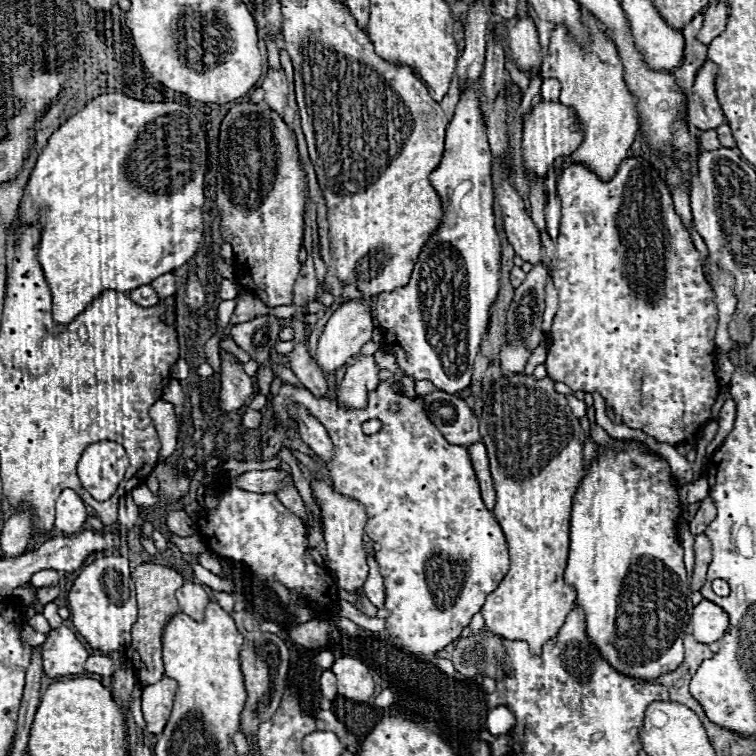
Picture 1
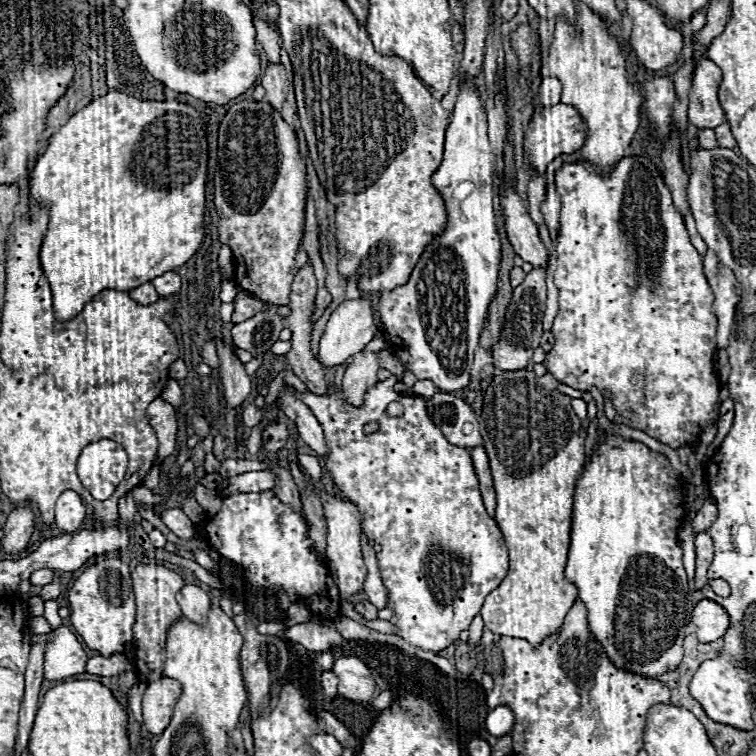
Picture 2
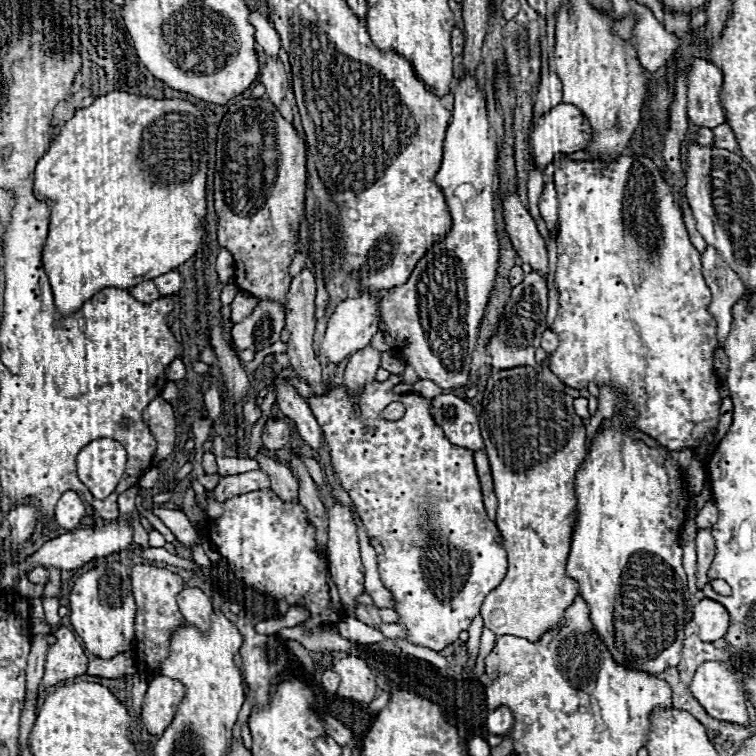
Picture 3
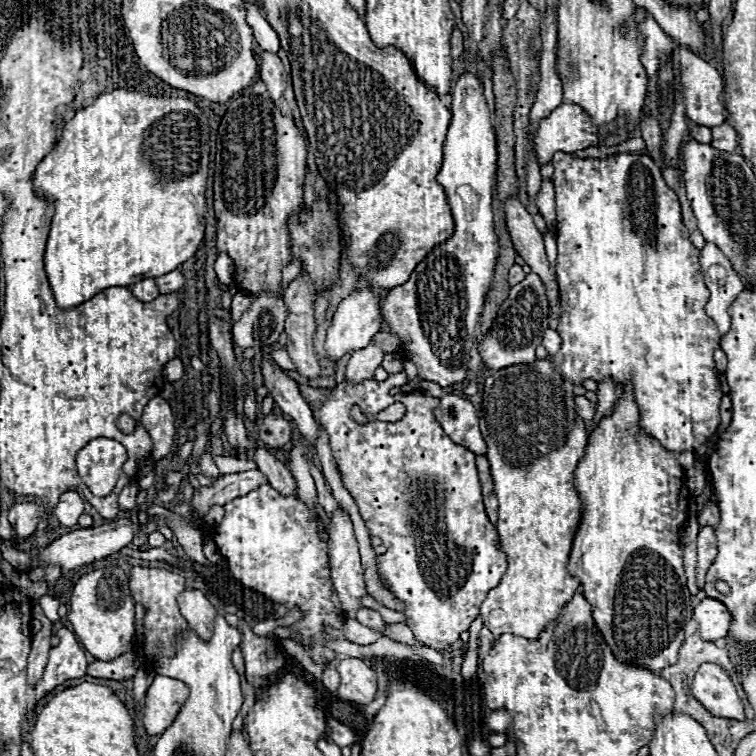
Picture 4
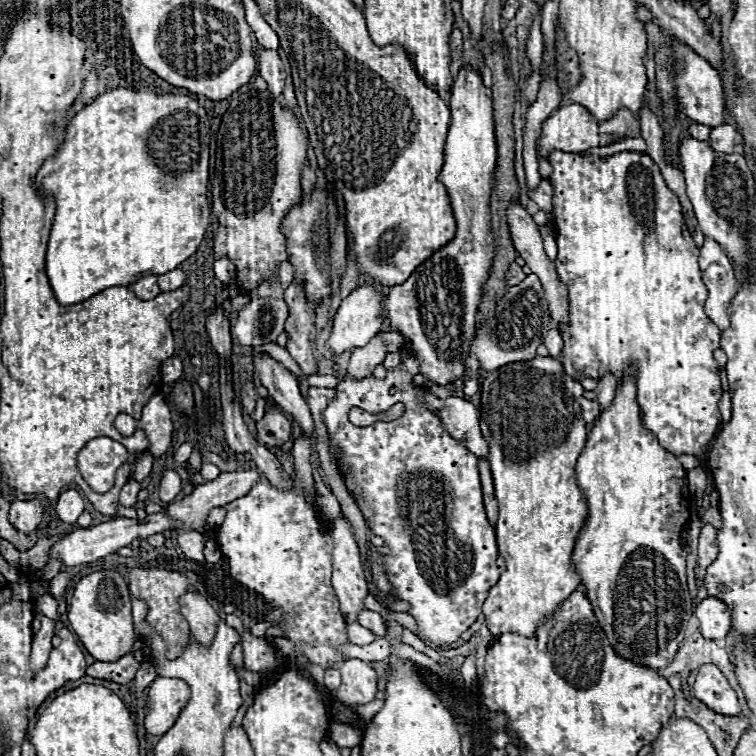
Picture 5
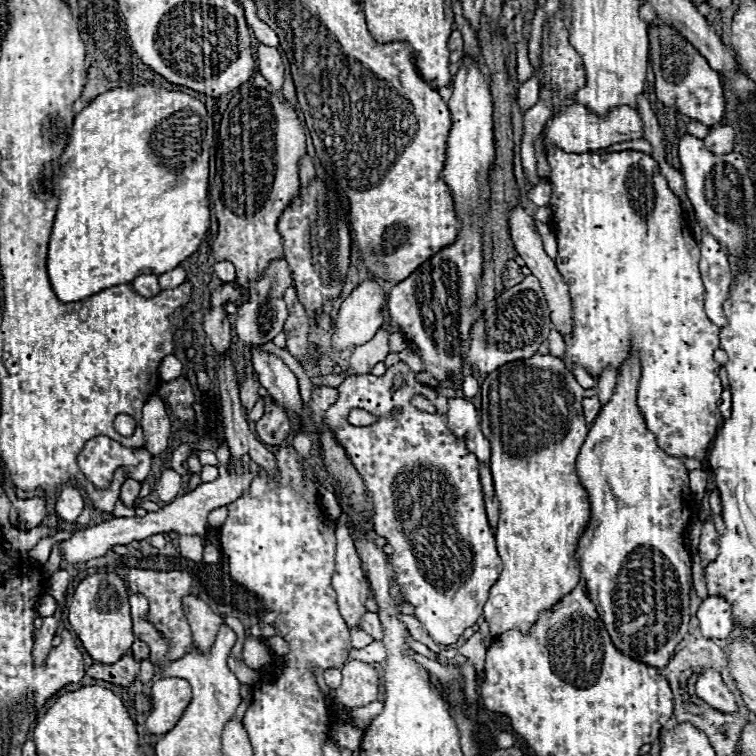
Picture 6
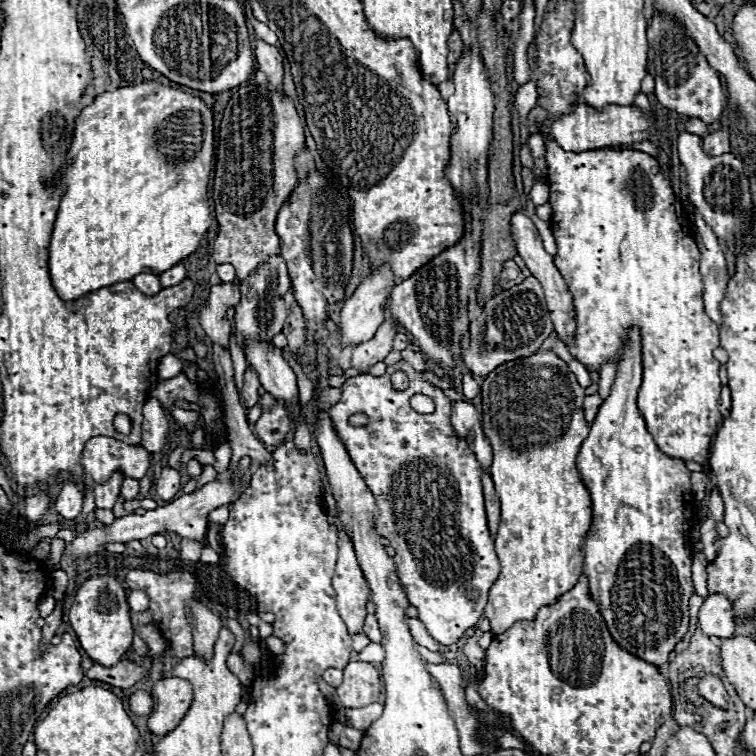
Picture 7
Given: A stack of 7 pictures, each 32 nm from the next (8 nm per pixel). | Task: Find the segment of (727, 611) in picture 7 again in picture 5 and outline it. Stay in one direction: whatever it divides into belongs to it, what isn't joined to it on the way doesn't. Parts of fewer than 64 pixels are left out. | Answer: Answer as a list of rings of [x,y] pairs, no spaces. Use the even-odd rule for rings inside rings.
[[[704,598],[698,606],[694,616],[700,622],[700,634],[706,640],[718,640],[726,638],[730,632],[730,610],[728,606],[718,598]]]

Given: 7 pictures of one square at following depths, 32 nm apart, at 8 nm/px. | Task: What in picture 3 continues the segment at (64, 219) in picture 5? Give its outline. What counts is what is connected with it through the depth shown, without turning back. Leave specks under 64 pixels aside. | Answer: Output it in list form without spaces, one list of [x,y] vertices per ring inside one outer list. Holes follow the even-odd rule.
[[[110,92],[100,98],[96,98],[88,108],[82,108],[74,114],[72,120],[68,120],[62,130],[52,138],[52,144],[48,152],[38,160],[34,170],[34,186],[32,192],[40,200],[40,196],[52,206],[50,216],[50,228],[48,238],[44,242],[42,250],[42,264],[48,274],[52,292],[54,292],[54,306],[60,312],[60,316],[70,316],[72,312],[78,312],[84,302],[88,302],[94,294],[98,294],[104,288],[120,288],[130,290],[136,284],[142,284],[144,280],[154,280],[156,276],[162,276],[164,272],[170,272],[190,260],[202,238],[204,238],[204,216],[206,216],[206,198],[204,198],[204,186],[206,186],[206,122],[196,106],[184,100],[154,100],[154,98],[142,98],[126,92]]]

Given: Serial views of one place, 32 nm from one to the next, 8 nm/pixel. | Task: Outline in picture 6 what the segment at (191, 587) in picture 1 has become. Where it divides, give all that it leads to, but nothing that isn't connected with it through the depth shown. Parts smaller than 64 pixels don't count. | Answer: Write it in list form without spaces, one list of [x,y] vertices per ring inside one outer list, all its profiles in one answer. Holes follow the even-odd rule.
[[[184,596],[184,614],[192,626],[192,636],[196,648],[208,652],[216,640],[216,632],[222,624],[222,618],[198,596]]]

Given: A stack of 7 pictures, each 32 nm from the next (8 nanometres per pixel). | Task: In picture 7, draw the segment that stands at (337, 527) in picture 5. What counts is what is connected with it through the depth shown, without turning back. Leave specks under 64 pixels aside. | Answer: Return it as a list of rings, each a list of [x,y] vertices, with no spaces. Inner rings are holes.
[[[344,528],[338,530],[338,562],[336,574],[332,578],[336,590],[336,606],[350,634],[362,632],[362,622],[366,616],[366,602],[370,600],[370,588],[364,580],[362,568],[358,564],[354,546]]]

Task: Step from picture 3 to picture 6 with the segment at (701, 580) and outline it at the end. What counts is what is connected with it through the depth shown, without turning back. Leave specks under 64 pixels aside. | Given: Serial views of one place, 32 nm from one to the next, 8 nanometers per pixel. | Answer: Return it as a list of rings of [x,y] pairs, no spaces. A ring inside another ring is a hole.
[[[704,522],[704,526],[702,526],[698,552],[700,552],[700,560],[702,560],[704,568],[712,560],[716,560],[716,556],[718,556],[718,532],[716,532],[716,528],[714,528],[712,522]]]

